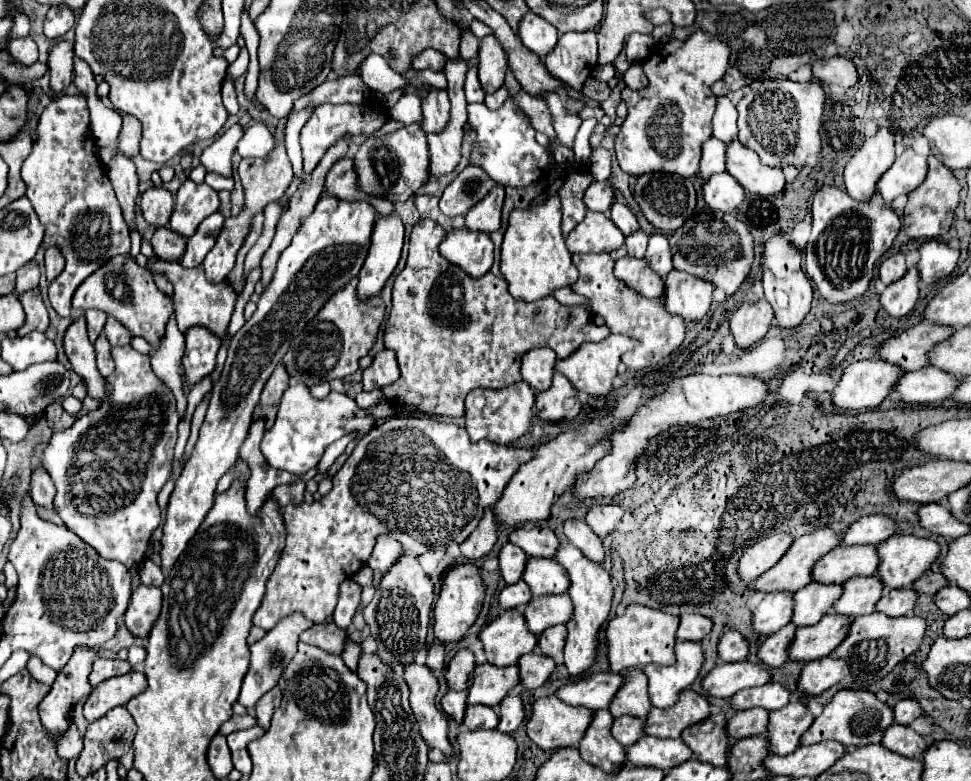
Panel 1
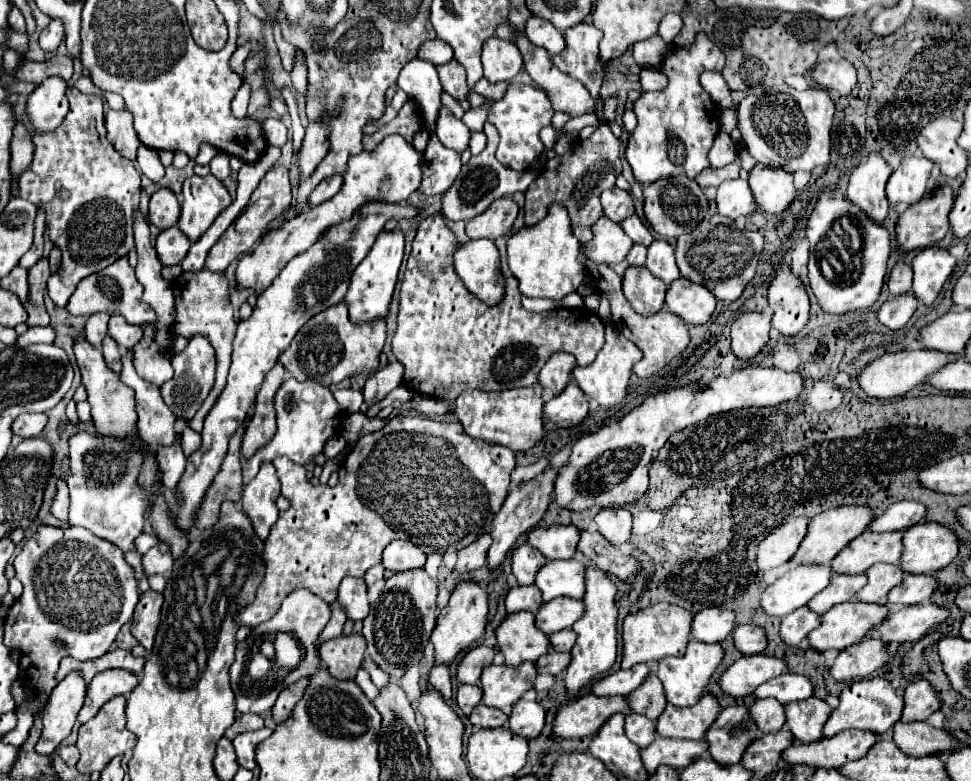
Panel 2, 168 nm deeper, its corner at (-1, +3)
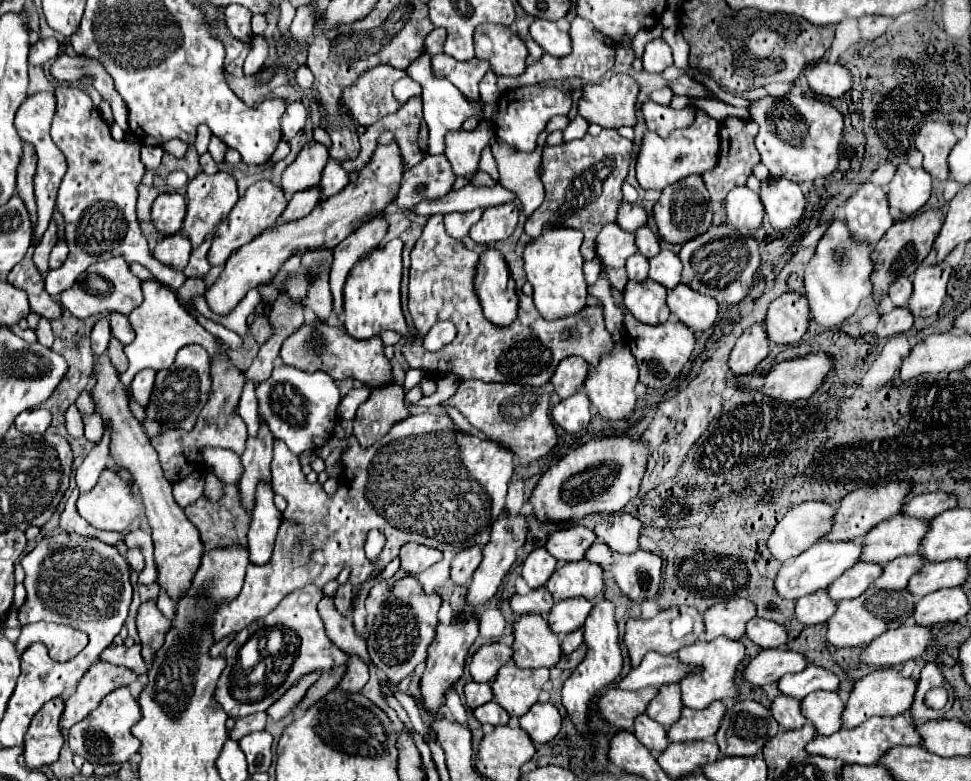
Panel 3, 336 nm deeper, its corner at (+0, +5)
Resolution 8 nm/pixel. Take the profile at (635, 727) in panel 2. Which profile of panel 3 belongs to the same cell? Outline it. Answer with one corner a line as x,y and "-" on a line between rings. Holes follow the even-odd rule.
646,713
638,715
638,719
634,721
634,735
638,737
638,741
650,749
650,753
654,757
658,757
668,745
668,735
666,735
666,729
656,723
654,719
650,719

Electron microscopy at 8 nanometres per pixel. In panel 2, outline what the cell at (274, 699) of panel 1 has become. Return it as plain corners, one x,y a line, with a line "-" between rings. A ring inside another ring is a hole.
301,679
301,681
297,681
297,683
285,687
285,689
279,693
279,697
277,697
277,701
275,701
273,709
271,709
275,723
283,723
283,721
289,717
293,705
299,701
299,697
303,695
303,689
307,687
305,683
307,683
307,681

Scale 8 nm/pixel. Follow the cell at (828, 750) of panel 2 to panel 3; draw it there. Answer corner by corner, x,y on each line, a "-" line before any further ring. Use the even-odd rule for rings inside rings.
894,715
894,717
870,717
866,723
854,727
854,729
840,729
834,735
828,737
816,737
806,745
806,751
812,755
824,755
842,759
846,765
876,765
886,751
890,751
896,745
920,745
922,735
916,731
916,725
906,715

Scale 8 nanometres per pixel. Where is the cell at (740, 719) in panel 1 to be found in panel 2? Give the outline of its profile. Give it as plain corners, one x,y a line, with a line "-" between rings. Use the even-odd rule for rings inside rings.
757,699
749,707
749,715
761,733
779,731
783,727
783,705
775,699

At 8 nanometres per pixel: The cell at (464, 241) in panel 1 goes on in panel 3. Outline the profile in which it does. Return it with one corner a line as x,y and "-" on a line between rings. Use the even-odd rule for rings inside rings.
488,249
480,255
476,279
476,293
480,297
484,315
498,327
508,327
518,317
516,283
510,279
508,265
496,249

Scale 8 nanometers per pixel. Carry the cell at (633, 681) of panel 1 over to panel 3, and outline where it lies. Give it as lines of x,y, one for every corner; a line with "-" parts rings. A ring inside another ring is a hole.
678,685
660,687
660,693
658,693
656,699
650,701
650,707
646,709
646,715
668,729
670,725
674,725
680,719
682,707
684,707
684,703
682,703
682,693
680,693

